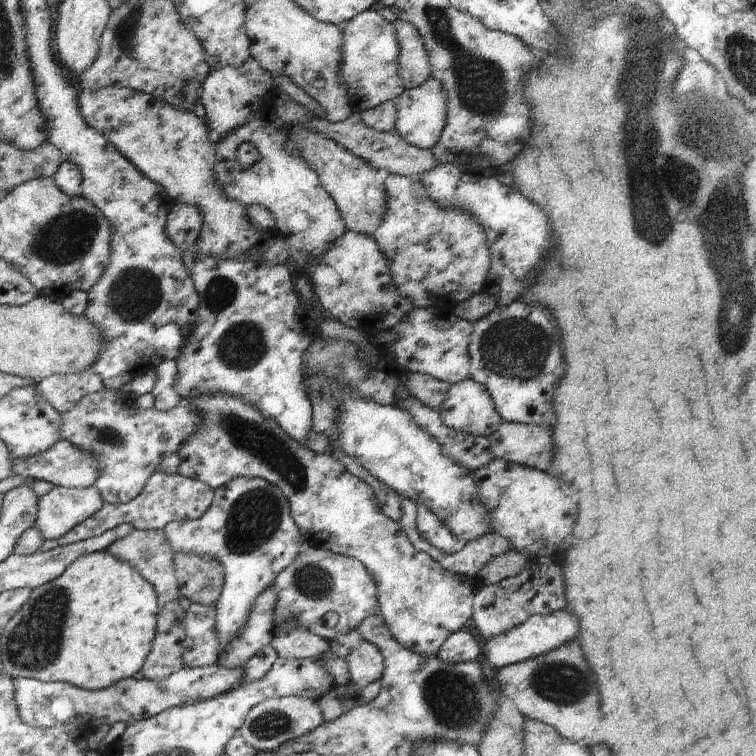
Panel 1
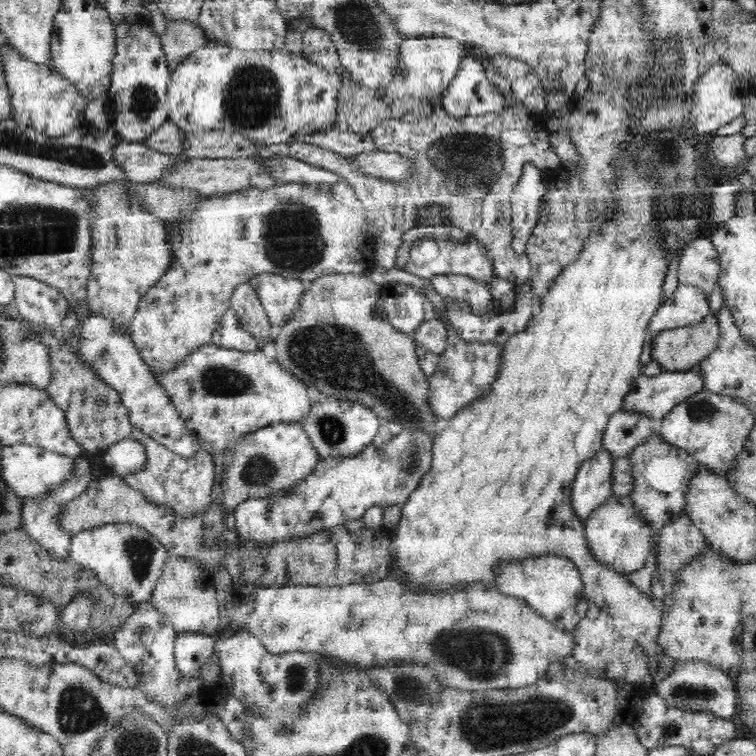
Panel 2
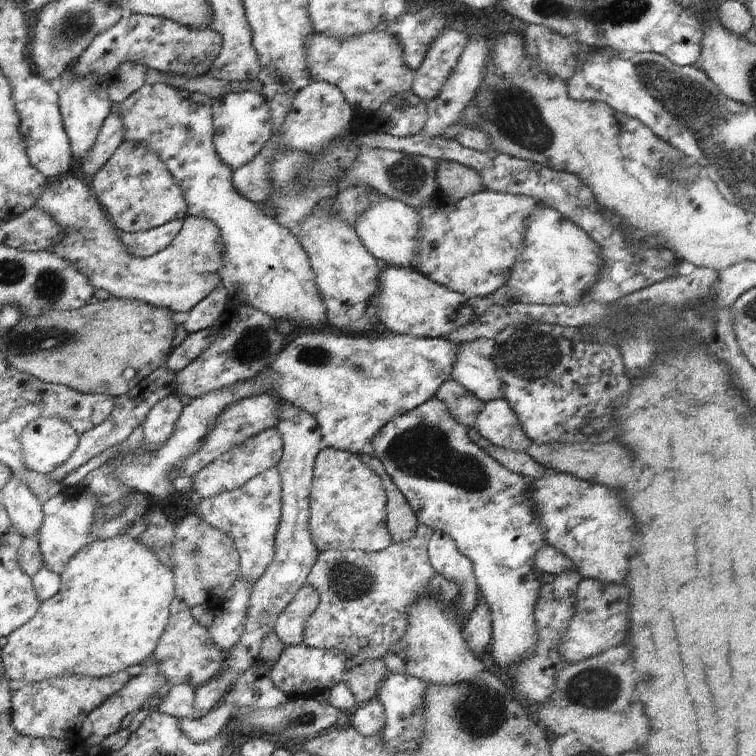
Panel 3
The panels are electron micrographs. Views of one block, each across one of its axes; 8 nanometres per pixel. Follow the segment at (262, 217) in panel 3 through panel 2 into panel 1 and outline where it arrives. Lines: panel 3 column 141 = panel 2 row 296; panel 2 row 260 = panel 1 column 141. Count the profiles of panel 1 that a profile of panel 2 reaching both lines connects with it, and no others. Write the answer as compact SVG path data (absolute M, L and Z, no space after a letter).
M111 85L110 87L81 90L79 106L86 123L91 128L103 133L133 164L139 167L152 181L162 184L177 203L195 205L204 218L201 234L198 238L198 247L203 255L214 256L220 259L233 260L250 257L259 263L280 265L289 262L289 254L285 240L263 240L269 234L259 232L251 224L248 208L231 197L218 185L218 146L217 141L209 138L209 128L205 119L196 116L193 111L183 111L167 101L149 93L142 93L135 89Z

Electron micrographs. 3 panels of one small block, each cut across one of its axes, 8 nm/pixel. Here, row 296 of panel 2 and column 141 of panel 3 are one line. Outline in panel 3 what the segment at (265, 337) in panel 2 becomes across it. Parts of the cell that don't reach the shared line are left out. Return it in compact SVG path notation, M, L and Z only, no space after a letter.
M177 219L148 231L138 233L122 231L122 243L127 247L127 252L133 256L150 257L170 247L183 227L184 219Z

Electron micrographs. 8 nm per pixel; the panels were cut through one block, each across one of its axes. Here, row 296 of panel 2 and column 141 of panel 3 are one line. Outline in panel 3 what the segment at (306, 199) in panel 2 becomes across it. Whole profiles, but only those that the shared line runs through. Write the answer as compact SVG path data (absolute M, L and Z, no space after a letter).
M123 141L111 160L94 174L90 182L95 196L122 231L148 231L189 215L190 204L174 174L159 153L145 143Z

